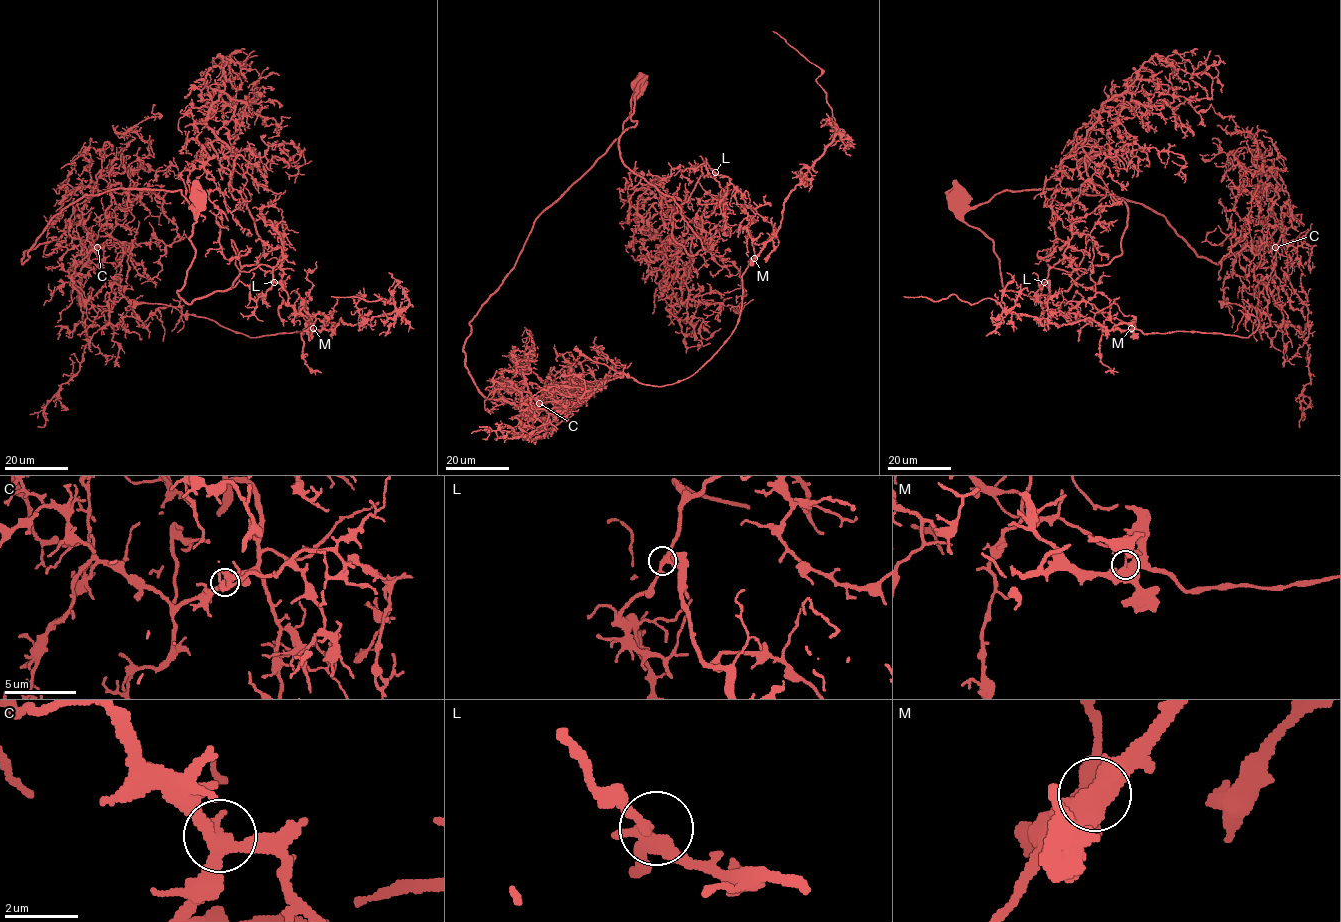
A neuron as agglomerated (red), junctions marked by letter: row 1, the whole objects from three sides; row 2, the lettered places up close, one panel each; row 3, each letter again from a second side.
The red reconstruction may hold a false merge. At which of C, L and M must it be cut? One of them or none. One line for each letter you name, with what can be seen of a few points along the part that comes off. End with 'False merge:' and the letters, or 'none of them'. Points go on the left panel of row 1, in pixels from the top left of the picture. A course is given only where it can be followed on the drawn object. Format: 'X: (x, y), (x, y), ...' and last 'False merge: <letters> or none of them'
M: (313, 328), (395, 308), (375, 294), (331, 296)
False merge: M

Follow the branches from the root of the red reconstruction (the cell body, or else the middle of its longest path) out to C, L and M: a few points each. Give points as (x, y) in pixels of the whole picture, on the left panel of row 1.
C: (196, 197), (190, 206), (180, 190), (85, 194), (22, 262), (74, 224), (97, 247)
L: (196, 197), (195, 256), (178, 294), (190, 304), (232, 285), (231, 239), (240, 270), (268, 265), (274, 282)
M: (196, 197), (178, 294), (232, 285), (231, 239), (237, 267), (270, 266), (296, 313), (309, 293), (313, 328)

